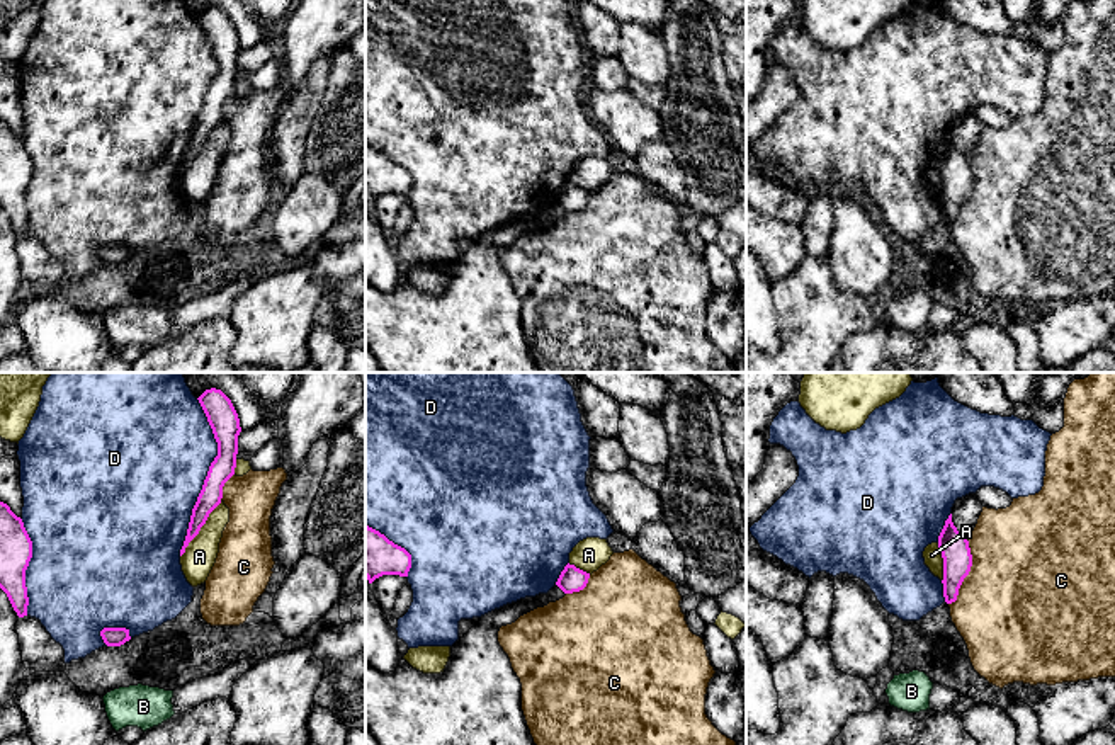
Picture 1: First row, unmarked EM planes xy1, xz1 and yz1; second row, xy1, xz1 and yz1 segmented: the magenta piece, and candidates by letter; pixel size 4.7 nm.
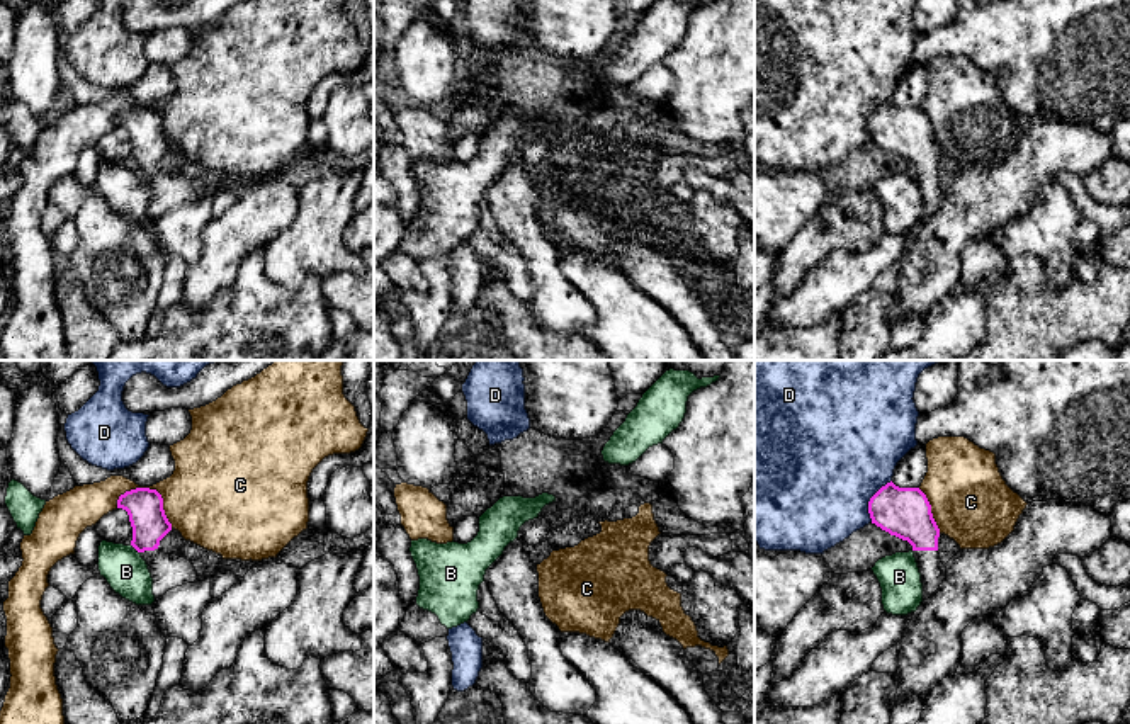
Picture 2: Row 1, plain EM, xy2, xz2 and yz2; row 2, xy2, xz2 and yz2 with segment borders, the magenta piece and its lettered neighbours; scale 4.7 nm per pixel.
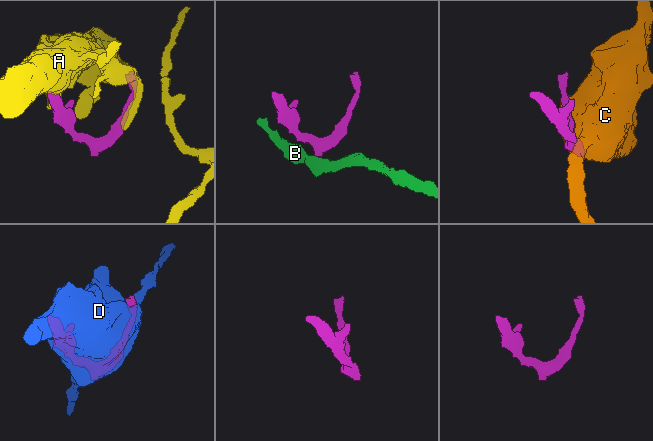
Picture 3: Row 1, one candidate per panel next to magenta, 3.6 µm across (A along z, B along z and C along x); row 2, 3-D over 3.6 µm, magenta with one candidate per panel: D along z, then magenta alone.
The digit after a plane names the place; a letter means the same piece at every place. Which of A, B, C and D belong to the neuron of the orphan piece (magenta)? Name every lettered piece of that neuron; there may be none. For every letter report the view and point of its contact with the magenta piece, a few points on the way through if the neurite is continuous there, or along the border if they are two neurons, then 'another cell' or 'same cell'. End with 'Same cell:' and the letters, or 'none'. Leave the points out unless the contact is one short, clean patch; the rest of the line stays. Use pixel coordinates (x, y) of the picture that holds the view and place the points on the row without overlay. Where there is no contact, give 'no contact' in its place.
A: meets magenta in xy1 at (199, 148); another cell
B: meets magenta in xy2 at (135, 167); border along xy2 (131, 164), (138, 172); another cell
C: meets magenta in xy2 at (155, 109); another cell
D: meets magenta in xy1 at (206, 96); another cell
Same cell: none

